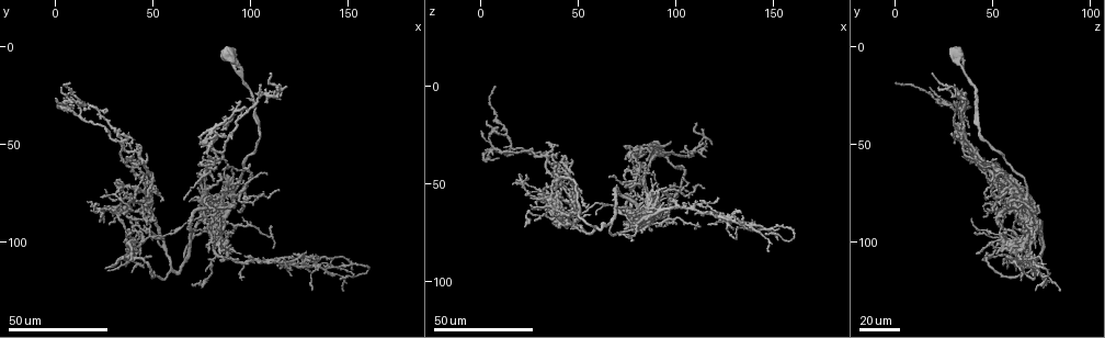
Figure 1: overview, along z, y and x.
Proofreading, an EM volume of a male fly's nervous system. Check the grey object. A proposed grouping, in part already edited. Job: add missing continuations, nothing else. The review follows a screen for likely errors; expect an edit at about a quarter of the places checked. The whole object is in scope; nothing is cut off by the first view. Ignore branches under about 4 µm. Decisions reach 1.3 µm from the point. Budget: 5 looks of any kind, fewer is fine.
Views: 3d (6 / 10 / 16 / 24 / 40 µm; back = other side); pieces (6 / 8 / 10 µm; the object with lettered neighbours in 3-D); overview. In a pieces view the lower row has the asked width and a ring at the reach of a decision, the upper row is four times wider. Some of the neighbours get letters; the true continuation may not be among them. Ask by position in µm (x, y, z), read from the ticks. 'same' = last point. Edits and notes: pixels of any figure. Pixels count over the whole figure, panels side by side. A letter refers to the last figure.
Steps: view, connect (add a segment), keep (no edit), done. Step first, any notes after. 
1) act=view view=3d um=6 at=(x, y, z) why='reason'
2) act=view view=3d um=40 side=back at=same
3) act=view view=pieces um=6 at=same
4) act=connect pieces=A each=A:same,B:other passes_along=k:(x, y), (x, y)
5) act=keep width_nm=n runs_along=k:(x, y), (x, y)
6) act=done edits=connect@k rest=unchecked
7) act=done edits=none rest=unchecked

act=view view=3d um=40 at=(28, 90, 68) why='long arm stops here'

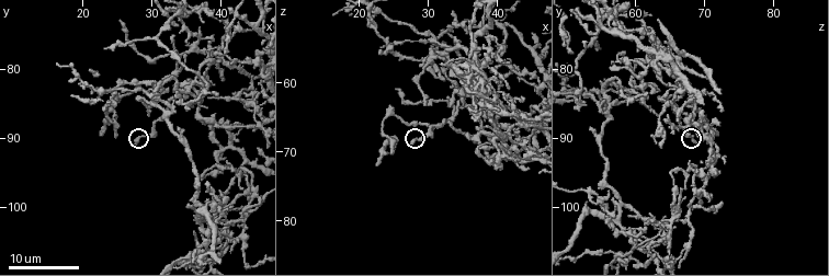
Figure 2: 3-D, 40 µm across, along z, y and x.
act=view view=pieces um=6 at=(28.0, 91.0, 68.5)

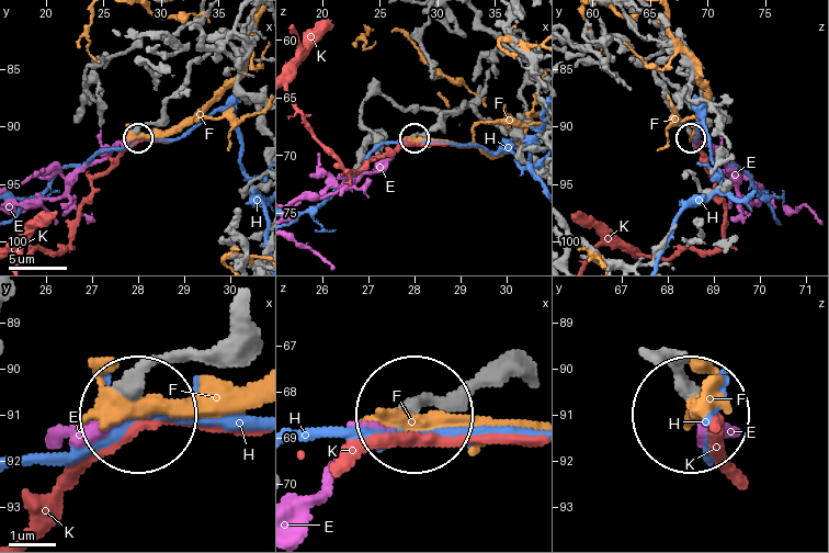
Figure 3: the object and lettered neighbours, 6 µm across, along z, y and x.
act=connect pieces=E each=E:same,F:other,H:other,K:other passes_along=3:(451, 390), (297, 500) found='it goes on there'

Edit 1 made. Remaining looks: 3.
act=view view=overview why='see it whole again'

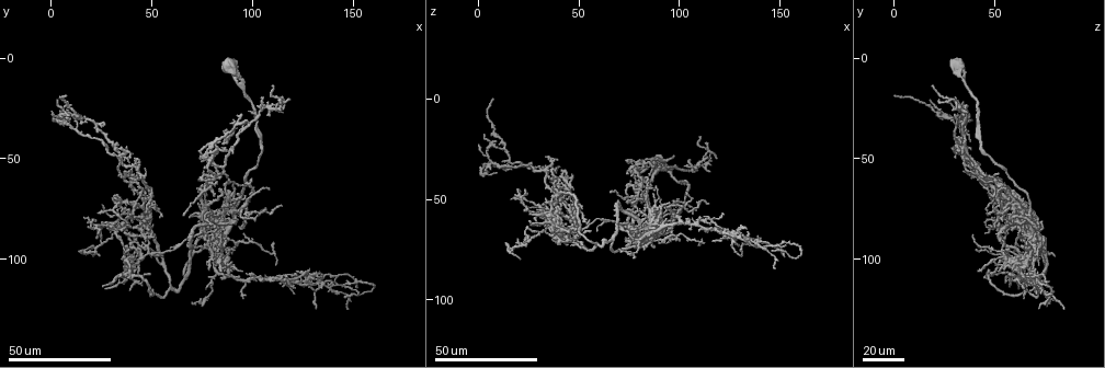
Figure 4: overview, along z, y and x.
act=view view=3d um=40 at=(39, 57, 35) why='free end'

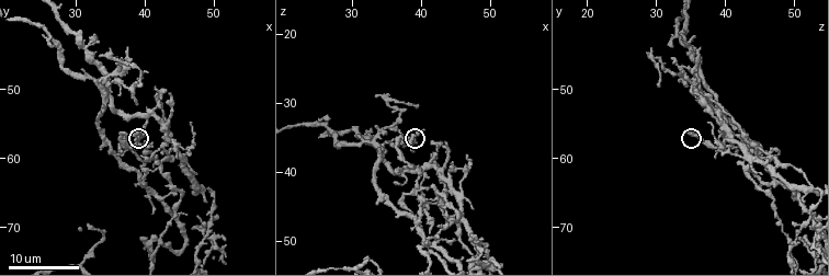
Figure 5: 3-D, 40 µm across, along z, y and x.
act=view view=pieces um=6 at=(39.0, 56.5, 34.5) why='what lies round it'

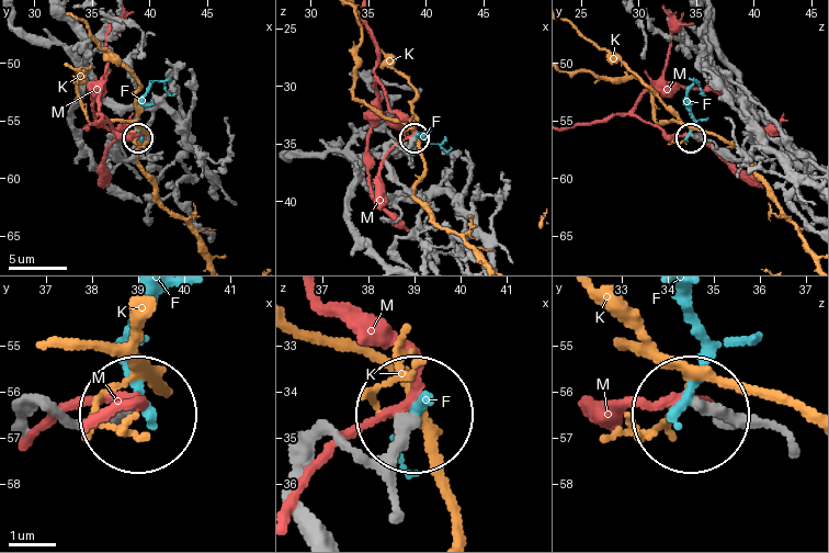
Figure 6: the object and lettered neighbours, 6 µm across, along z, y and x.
act=keep width_nm=270 each=F:other,K:other,M:other found='none of them fits'

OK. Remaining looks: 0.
act=done edits=connect@3 rest=unchecked

